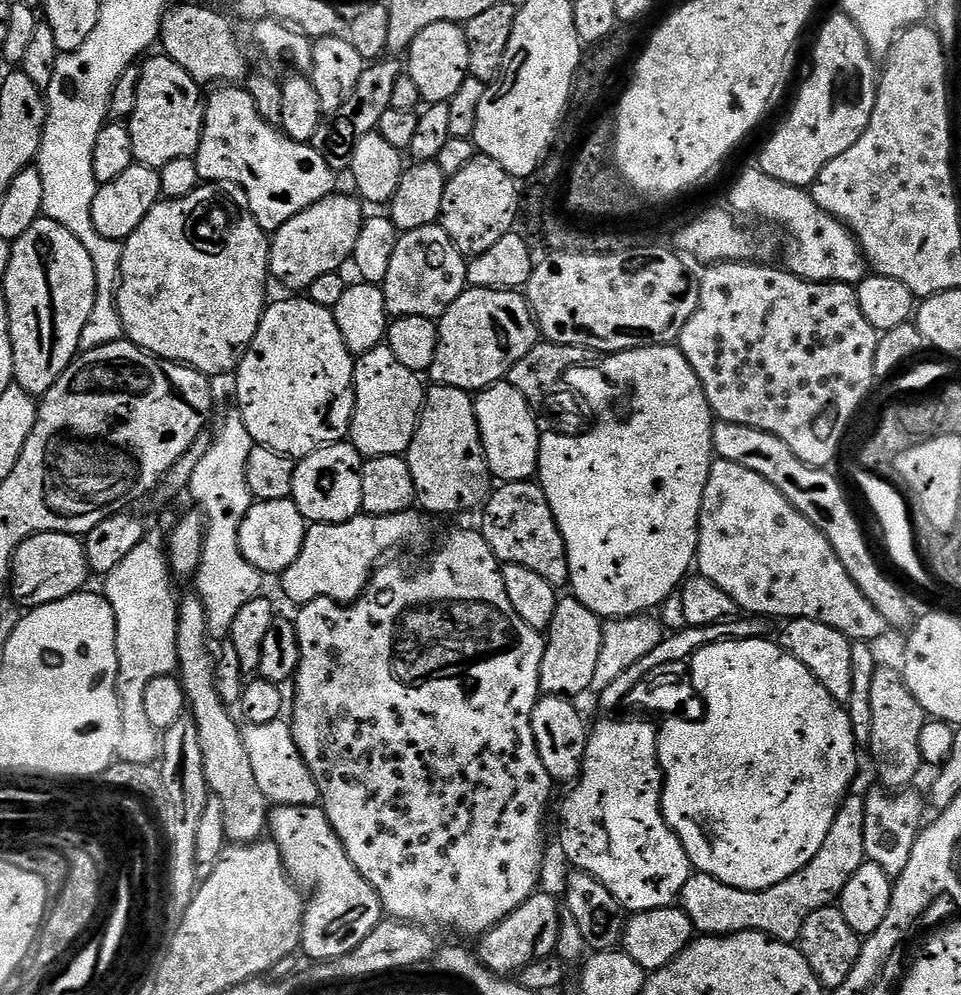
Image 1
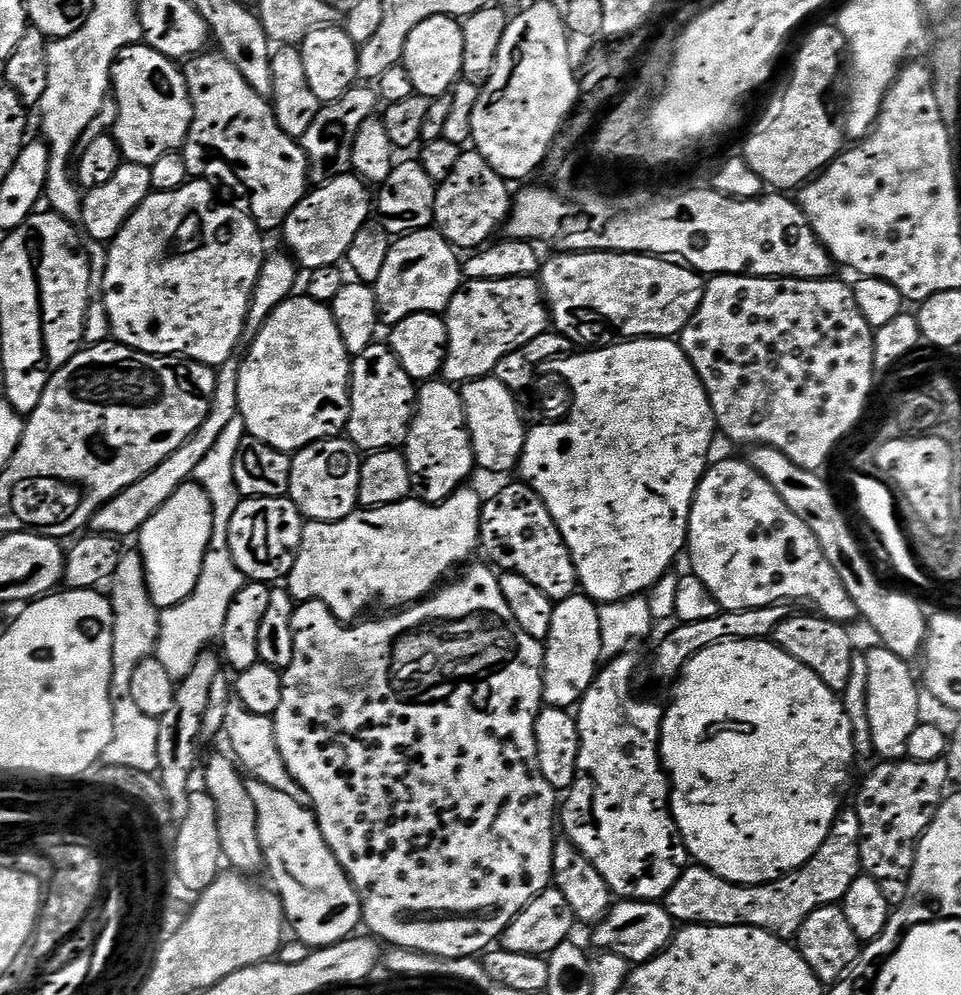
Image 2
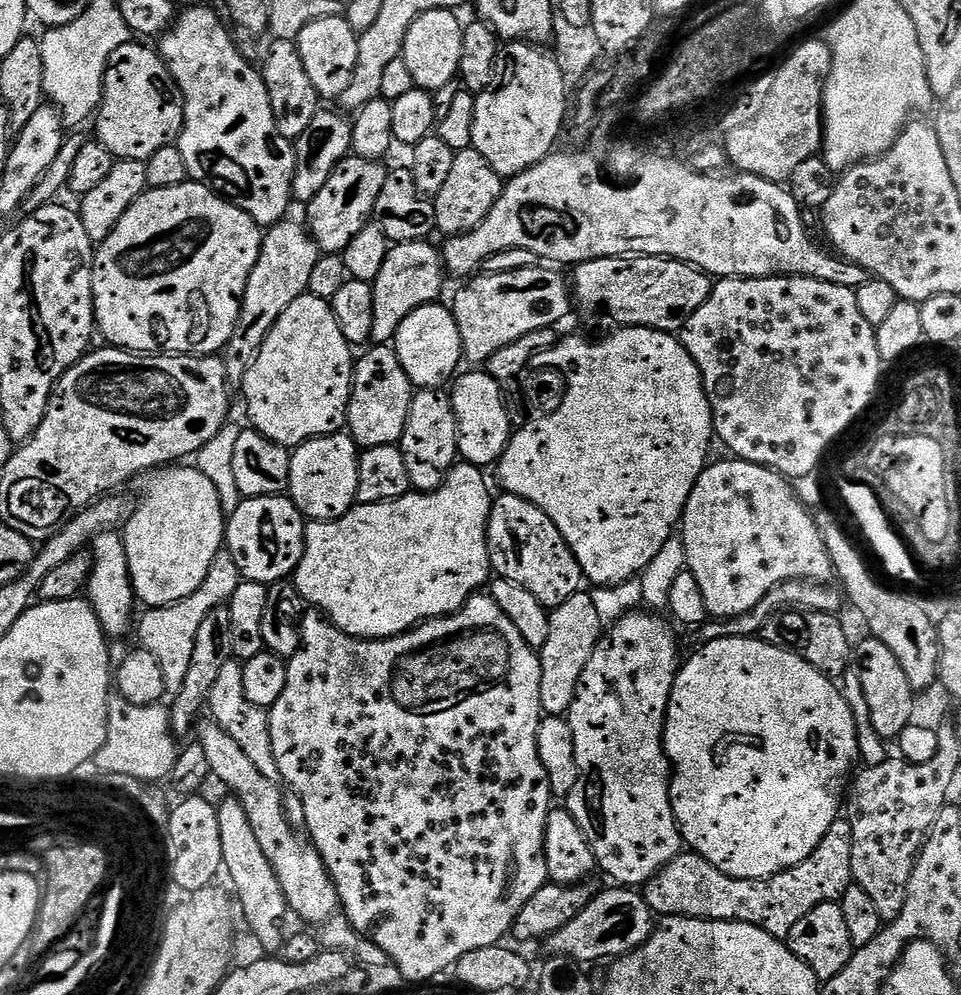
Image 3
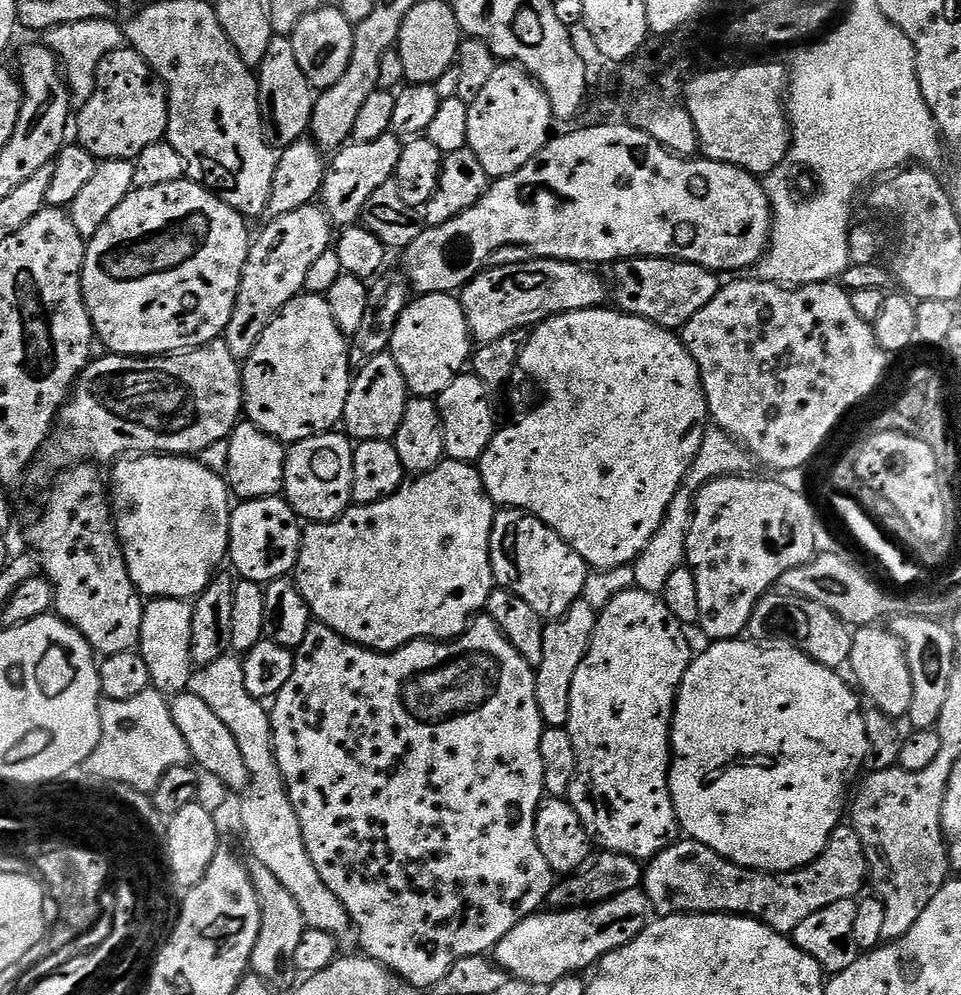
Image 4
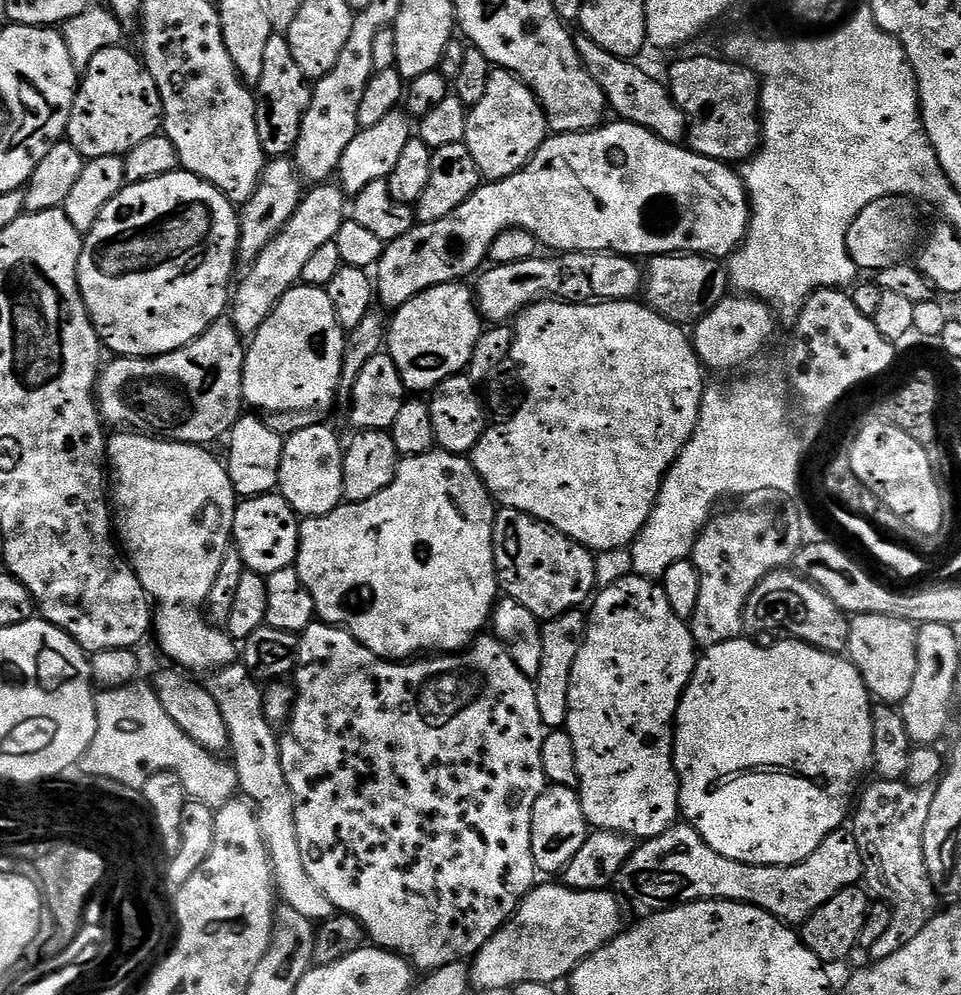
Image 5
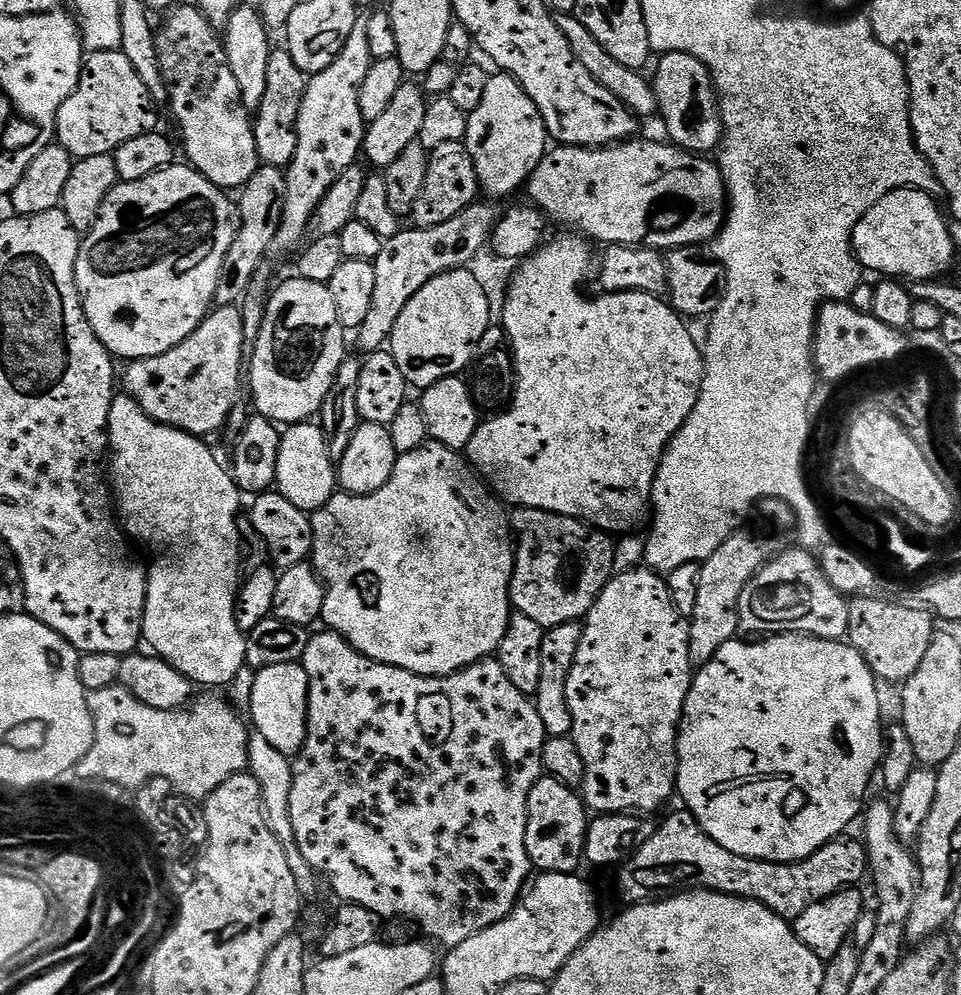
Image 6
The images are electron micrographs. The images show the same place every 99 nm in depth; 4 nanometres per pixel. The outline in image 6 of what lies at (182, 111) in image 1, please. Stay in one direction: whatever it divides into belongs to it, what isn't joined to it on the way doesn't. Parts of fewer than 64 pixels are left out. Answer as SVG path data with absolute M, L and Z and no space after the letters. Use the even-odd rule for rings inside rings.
M119 50L115 52L93 52L85 59L84 69L80 71L78 86L62 102L56 115L55 143L60 144L76 160L110 156L122 142L130 142L130 138L138 138L147 132L157 131L157 105L152 102L150 90L146 90L146 82L138 78L138 70L130 66L130 58Z

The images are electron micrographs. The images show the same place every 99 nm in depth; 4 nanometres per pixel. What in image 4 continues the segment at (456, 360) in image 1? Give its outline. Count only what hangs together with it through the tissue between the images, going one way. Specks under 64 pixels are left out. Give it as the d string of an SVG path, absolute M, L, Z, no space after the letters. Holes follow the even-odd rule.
M530 258L525 264L501 268L485 267L464 285L458 296L473 341L480 344L494 342L494 338L502 338L502 334L531 329L551 316L607 305L610 288L596 272L599 271L583 264L573 264L571 260L547 258Z

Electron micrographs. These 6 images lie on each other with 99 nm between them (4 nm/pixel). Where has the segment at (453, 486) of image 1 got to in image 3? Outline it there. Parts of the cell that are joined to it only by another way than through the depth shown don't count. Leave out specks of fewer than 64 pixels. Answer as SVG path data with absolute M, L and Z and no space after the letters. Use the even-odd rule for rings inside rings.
M431 388L413 391L406 430L402 430L398 447L415 491L432 492L444 485L448 473L458 462L458 422L454 418L452 398L447 391Z

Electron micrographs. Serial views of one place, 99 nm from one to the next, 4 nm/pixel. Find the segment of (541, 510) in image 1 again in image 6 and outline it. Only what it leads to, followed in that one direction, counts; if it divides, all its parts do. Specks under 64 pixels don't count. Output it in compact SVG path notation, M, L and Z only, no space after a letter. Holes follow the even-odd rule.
M522 507L513 512L516 512L512 516L516 548L514 544L512 581L508 587L513 609L526 614L526 618L534 618L546 630L571 620L583 621L606 583L604 555L608 544L603 540L605 537L572 516Z

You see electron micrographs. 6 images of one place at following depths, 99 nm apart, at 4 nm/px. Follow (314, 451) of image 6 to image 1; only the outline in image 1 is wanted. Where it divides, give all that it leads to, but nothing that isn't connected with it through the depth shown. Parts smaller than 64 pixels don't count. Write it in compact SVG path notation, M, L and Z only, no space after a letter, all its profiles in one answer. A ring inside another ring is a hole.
M350 442L331 444L303 457L294 470L291 499L304 519L312 524L341 524L362 512L364 460Z

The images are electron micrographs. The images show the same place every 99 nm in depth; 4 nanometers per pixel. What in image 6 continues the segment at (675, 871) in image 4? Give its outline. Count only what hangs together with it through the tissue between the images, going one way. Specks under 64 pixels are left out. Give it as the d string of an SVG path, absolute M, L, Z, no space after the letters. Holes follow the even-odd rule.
M679 811L673 816L666 817L664 825L649 840L647 837L627 857L626 863L619 869L619 871L621 870L620 892L628 899L628 902L651 902L665 895L664 887L668 887L668 890L725 892L727 896L757 900L760 904L766 905L774 914L784 917L789 922L794 922L798 918L798 914L802 914L802 910L806 910L806 906L819 900L825 900L826 897L833 896L835 892L840 892L843 888L859 885L861 883L859 880L869 871L868 854L864 851L863 843L859 839L837 838L831 840L829 844L823 844L818 851L810 854L806 859L796 860L792 864L777 864L774 860L751 860L738 854L728 856L730 850L718 846L718 842L714 842L714 838L706 835L701 830L700 823L692 817L691 812Z

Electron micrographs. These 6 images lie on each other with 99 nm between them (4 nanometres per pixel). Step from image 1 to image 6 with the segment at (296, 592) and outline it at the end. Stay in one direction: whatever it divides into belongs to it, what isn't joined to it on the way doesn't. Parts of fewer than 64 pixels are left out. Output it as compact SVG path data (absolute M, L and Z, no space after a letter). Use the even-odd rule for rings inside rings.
M426 442L418 450L413 452L405 452L397 455L396 465L392 471L392 476L386 482L386 486L382 486L382 490L372 492L368 496L350 496L347 494L333 494L324 505L317 508L315 512L311 513L311 532L312 532L312 549L310 555L310 564L313 569L318 573L321 581L326 585L324 590L324 605L320 611L323 623L331 631L337 632L343 640L350 645L356 652L361 652L366 658L377 660L379 664L392 664L396 668L401 668L407 672L413 672L419 676L449 676L455 672L460 672L464 668L469 668L471 664L477 664L480 660L487 660L499 649L502 638L508 629L508 619L512 617L513 607L508 599L508 587L512 581L512 562L514 559L513 553L504 545L504 540L500 537L500 512L496 509L498 500L495 495L490 491L489 485L470 467L467 459L457 449L447 448L444 444L435 442Z

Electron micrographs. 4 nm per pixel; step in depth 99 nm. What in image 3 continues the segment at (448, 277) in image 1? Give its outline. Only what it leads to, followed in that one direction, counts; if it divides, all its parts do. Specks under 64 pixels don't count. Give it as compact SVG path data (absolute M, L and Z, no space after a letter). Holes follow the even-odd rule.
M427 239L392 244L386 254L386 262L382 262L382 270L378 270L378 278L371 281L374 290L374 324L372 326L371 343L384 346L395 341L398 326L418 306L435 304L441 299L440 291L446 281L446 269L436 248Z

